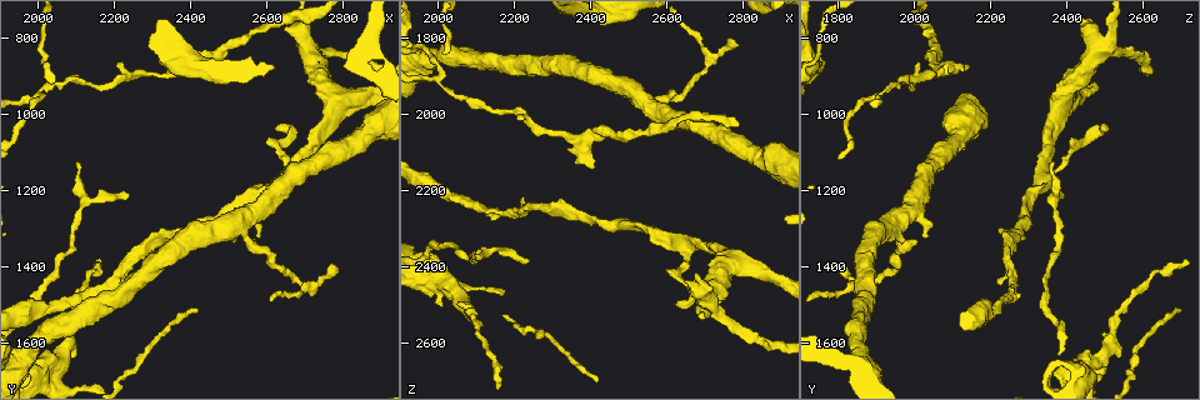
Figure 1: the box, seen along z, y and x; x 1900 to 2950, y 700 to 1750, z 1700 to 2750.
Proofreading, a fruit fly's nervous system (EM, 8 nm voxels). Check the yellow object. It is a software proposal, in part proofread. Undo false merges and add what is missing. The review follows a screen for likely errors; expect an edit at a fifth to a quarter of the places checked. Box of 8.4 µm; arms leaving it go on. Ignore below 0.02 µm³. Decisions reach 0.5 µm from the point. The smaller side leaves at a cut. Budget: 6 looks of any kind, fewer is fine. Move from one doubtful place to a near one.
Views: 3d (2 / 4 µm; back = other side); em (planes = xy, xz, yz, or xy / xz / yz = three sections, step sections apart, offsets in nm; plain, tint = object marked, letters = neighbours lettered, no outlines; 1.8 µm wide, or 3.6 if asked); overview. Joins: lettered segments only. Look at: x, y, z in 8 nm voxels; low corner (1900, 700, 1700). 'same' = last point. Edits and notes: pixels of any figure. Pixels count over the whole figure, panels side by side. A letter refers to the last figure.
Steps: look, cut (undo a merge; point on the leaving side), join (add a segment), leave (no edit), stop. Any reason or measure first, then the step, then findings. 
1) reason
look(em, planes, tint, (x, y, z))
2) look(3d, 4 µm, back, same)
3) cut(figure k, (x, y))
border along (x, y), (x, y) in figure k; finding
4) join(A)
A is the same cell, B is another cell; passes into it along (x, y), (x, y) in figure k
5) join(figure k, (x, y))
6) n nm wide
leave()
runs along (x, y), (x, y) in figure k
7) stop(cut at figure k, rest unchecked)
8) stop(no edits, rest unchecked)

sudden change in width
look(3d, 2 µm, (1990, 1685, 2445))

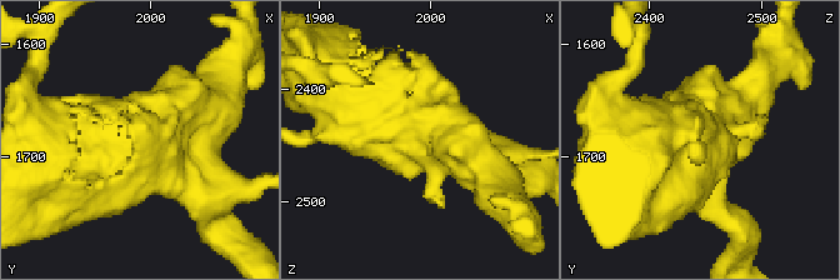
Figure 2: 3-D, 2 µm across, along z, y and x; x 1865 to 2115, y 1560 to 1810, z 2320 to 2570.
shape alone is not enough
look(em, planes, letters, (1994, 1684, 2446))

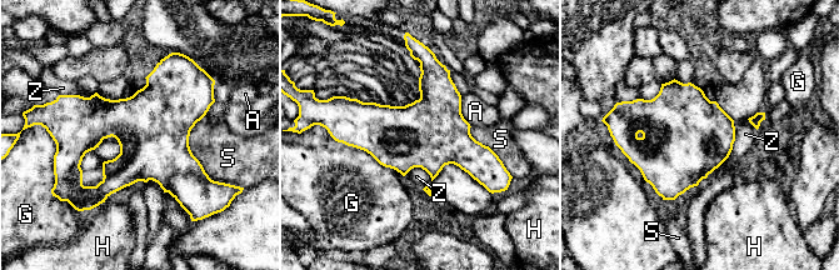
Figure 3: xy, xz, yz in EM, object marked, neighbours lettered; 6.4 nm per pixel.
leave()
A, G, H, S and Z are other cells; border along (734, 120), (733, 149), (705, 178) in figure 3; continuous, no second neuron

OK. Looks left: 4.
free end
look(em, planes, letters, (2625, 1040, 2505))

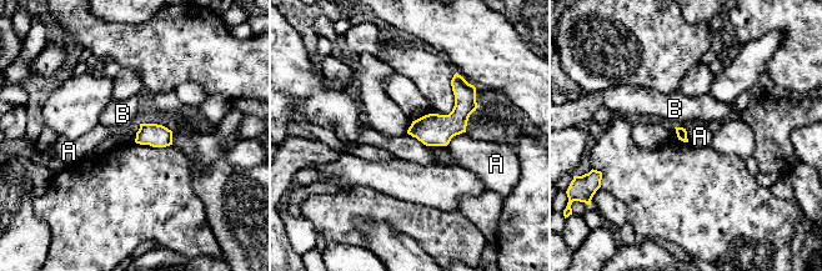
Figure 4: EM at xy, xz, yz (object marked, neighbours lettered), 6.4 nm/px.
A touches over 160 nm
leave()
A and B are other cells; border along (465, 131), (455, 135), (446, 146) in figure 4; no lettered segment goes on from it

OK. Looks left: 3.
thin end
look(em, planes, letters, (2765, 1390, 1810))

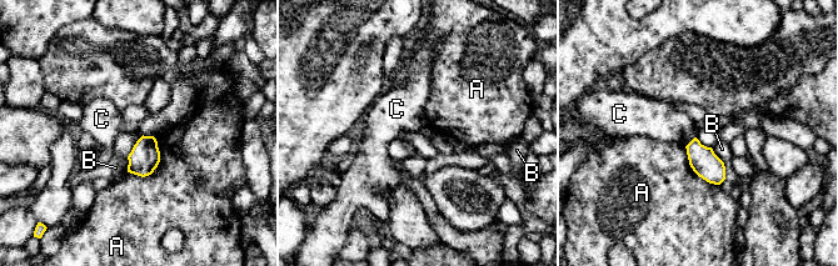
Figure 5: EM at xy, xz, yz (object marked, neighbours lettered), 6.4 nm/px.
leave()
A, B and C are other cells; border along (696, 136), (686, 146) in figure 5; none of them fits

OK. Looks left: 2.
stop(no edits, rest unchecked)

